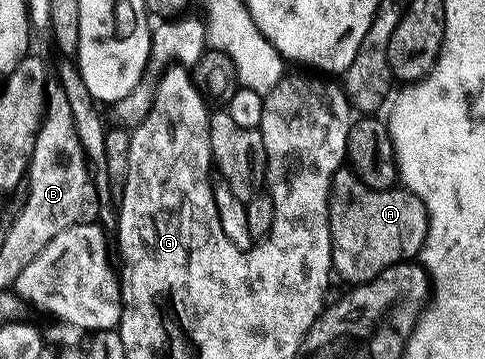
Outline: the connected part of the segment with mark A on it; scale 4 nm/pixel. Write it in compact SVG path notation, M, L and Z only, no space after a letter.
M341 167L332 177L332 190L328 196L328 226L332 236L332 268L335 276L352 285L360 285L363 281L373 281L390 267L419 258L428 234L428 212L422 199L408 189L371 189L356 178L351 168Z

